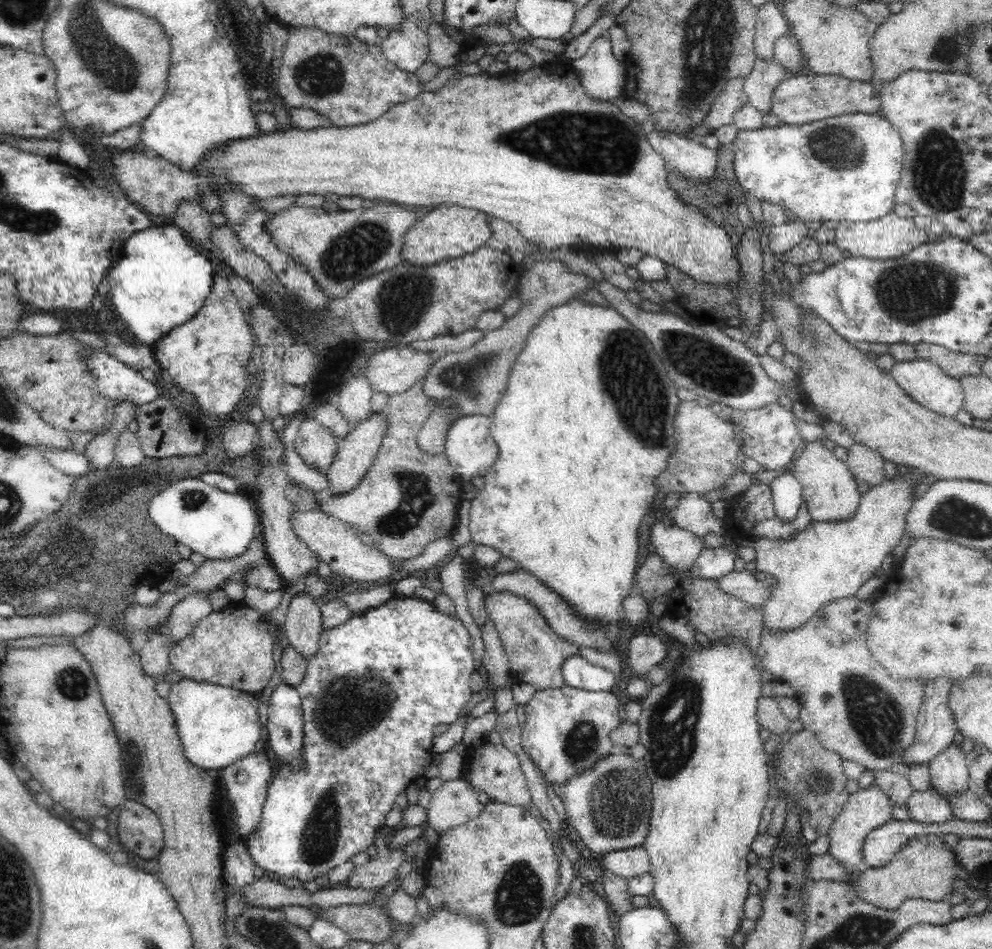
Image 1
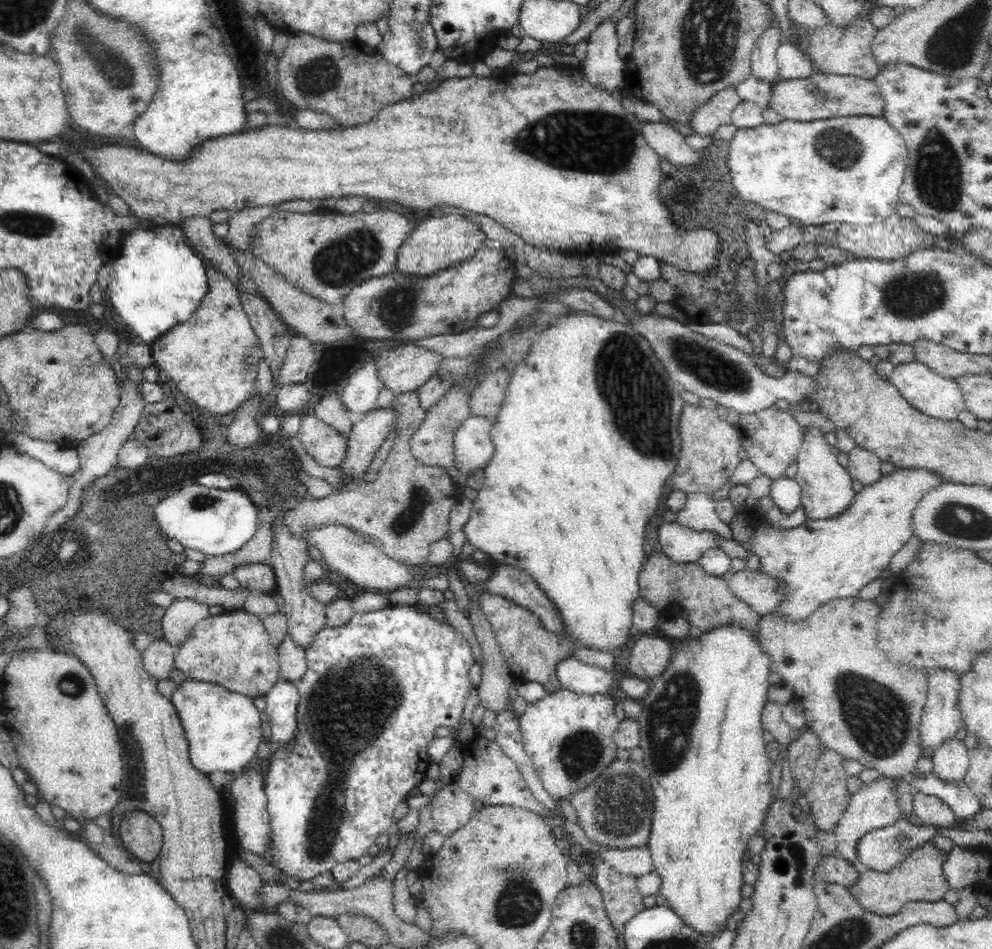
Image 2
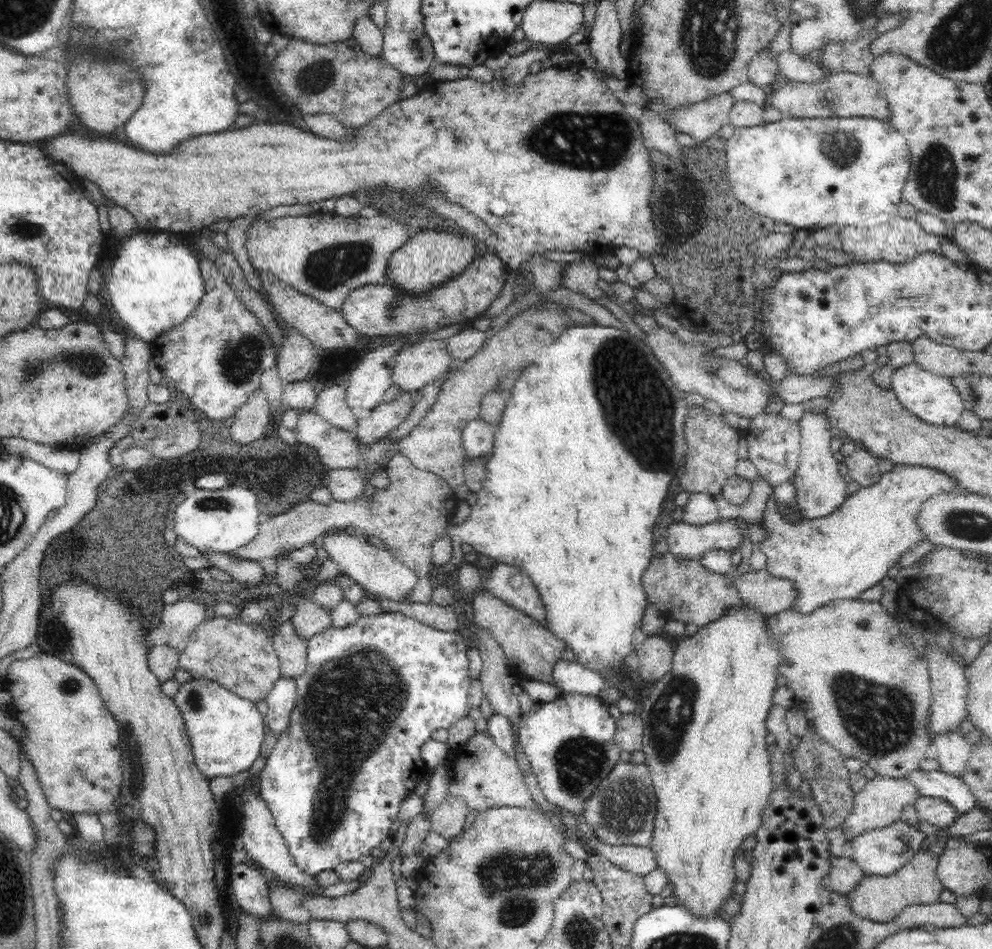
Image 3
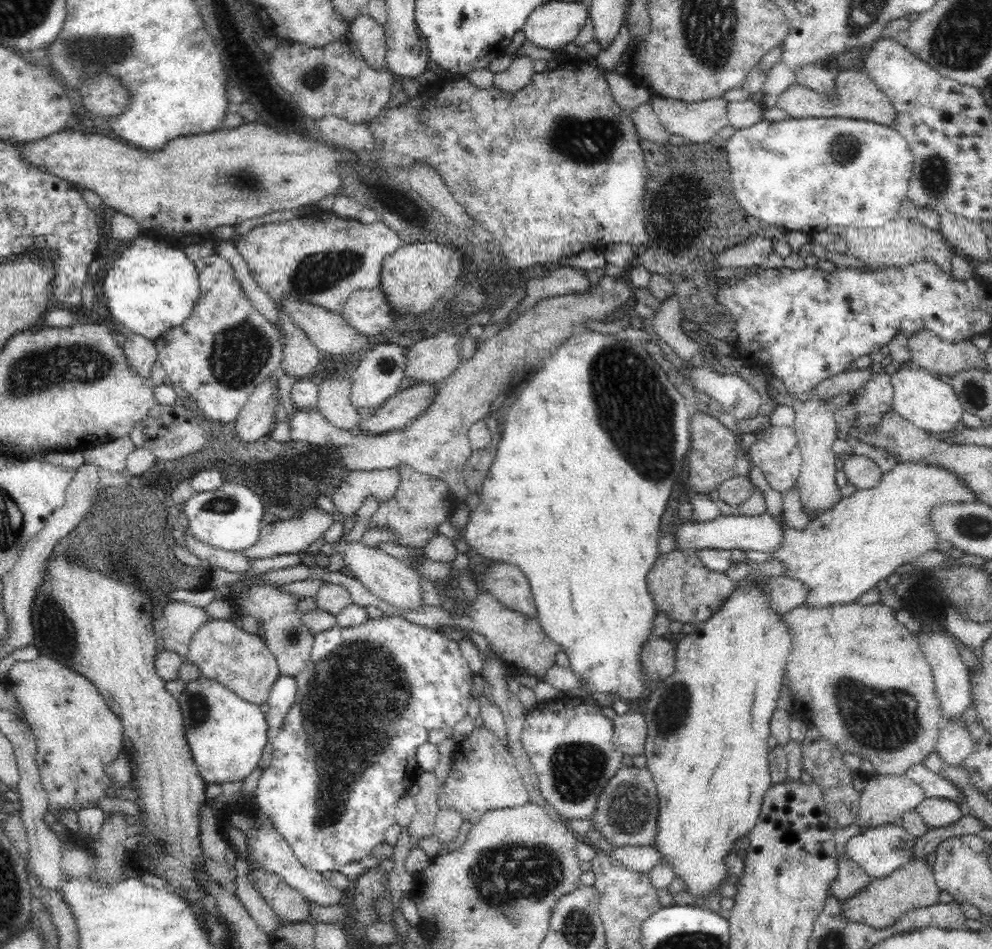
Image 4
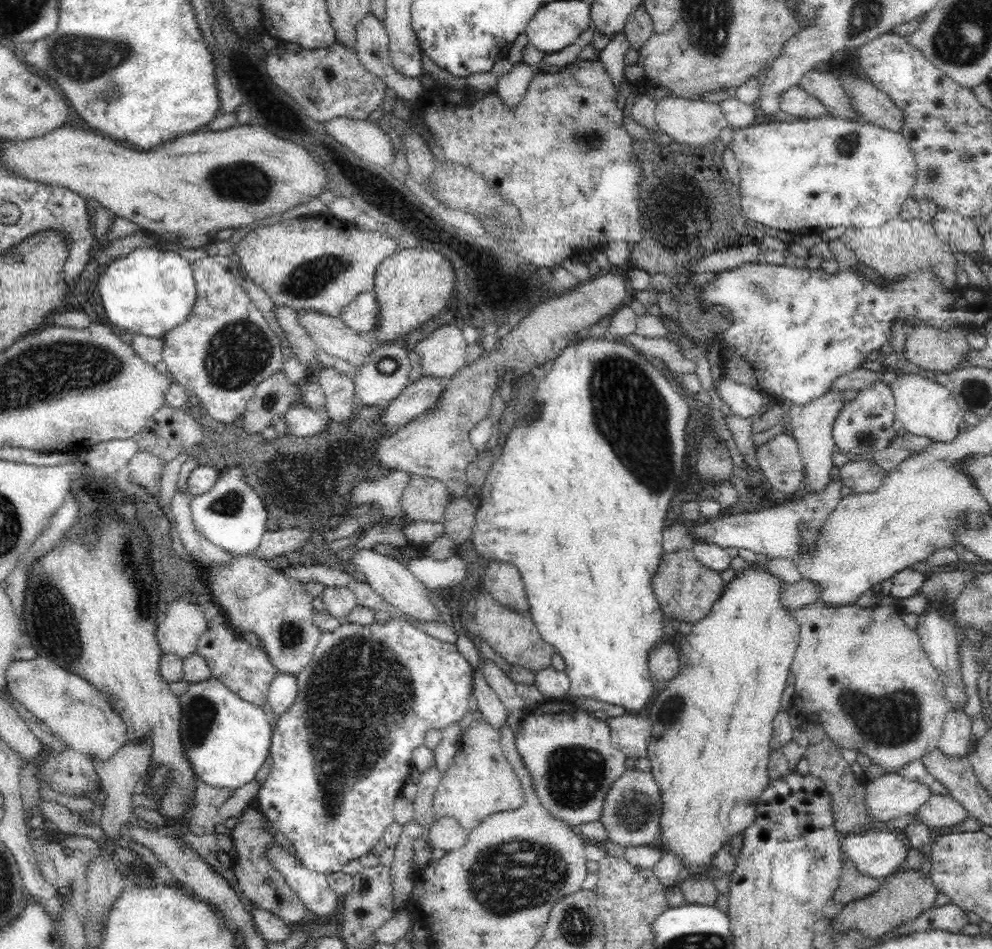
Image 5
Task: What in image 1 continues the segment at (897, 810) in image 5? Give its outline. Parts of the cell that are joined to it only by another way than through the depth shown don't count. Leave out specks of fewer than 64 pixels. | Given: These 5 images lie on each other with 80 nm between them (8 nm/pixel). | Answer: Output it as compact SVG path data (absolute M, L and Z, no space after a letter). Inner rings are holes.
M872 784L867 788L859 788L856 793L849 795L849 799L840 811L837 820L830 828L830 856L833 856L838 862L845 866L845 874L849 874L848 883L852 884L860 874L860 863L862 858L862 842L867 834L872 830L884 826L886 822L893 819L892 810L894 808L893 802L886 796L877 784Z

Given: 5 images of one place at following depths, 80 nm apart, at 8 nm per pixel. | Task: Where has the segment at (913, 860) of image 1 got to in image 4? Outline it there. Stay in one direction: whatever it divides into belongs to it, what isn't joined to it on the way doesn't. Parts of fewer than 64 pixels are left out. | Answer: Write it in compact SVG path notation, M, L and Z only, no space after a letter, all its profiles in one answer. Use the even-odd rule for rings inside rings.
M910 861L887 877L873 879L864 892L842 902L842 916L846 921L862 923L874 930L892 926L906 911L926 908L938 903L940 889L932 869L925 861Z

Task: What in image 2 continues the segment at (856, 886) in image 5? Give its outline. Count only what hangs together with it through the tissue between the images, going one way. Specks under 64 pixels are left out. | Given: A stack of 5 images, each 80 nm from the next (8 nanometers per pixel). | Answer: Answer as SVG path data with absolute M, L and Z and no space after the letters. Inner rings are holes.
M824 856L819 862L814 877L817 882L837 884L849 889L859 876L854 863L840 856Z

